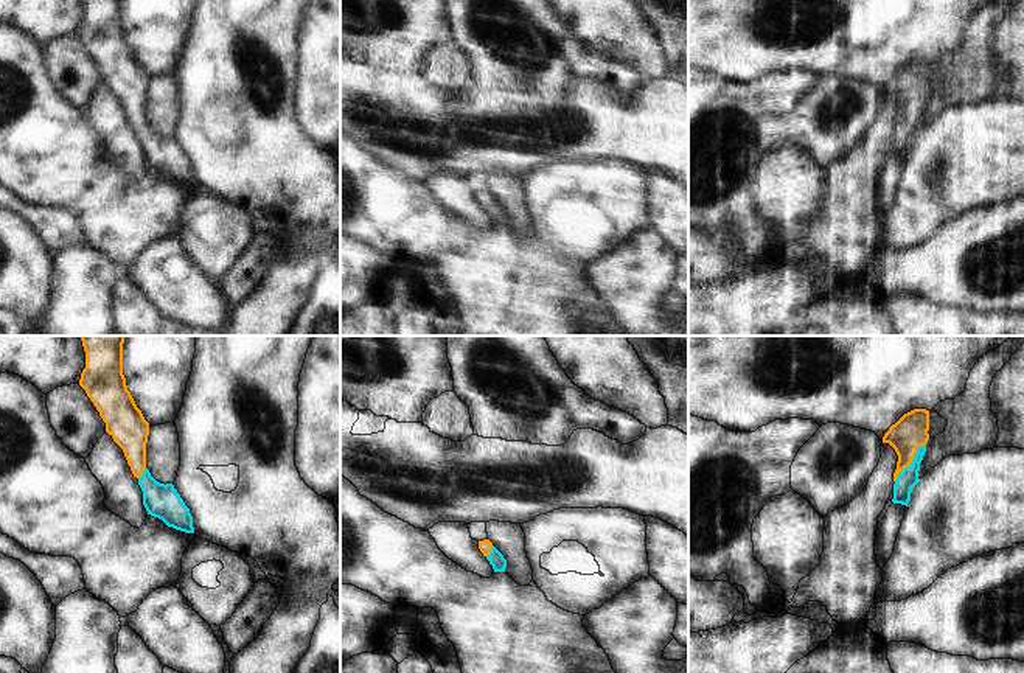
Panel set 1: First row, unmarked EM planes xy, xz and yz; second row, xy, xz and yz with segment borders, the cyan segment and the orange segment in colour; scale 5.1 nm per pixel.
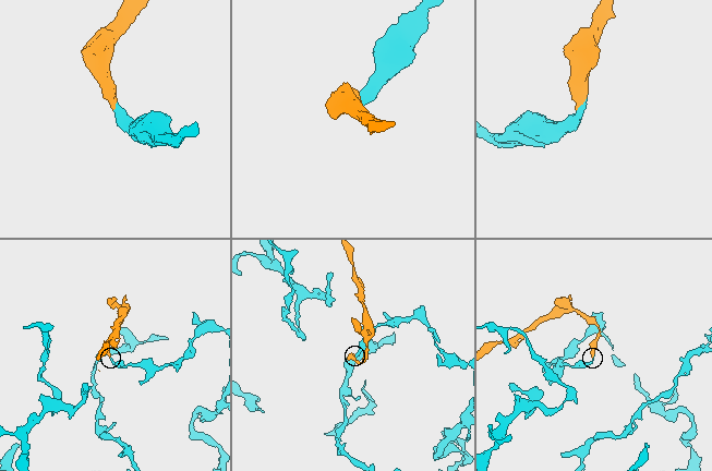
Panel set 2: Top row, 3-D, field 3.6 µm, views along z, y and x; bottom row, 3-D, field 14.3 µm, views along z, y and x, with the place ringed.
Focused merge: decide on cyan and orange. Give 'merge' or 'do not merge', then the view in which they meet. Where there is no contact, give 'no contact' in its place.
merge; meets cyan in yz

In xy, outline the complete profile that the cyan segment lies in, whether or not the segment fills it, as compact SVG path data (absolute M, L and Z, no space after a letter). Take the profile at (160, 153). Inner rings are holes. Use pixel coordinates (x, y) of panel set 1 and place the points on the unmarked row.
M84 0L85 20L81 25L79 37L99 64L106 75L106 84L123 101L127 117L143 143L143 157L148 166L162 171L168 179L185 185L194 185L193 168L172 135L157 134L146 120L146 95L149 75L137 59L123 26L123 0Z

